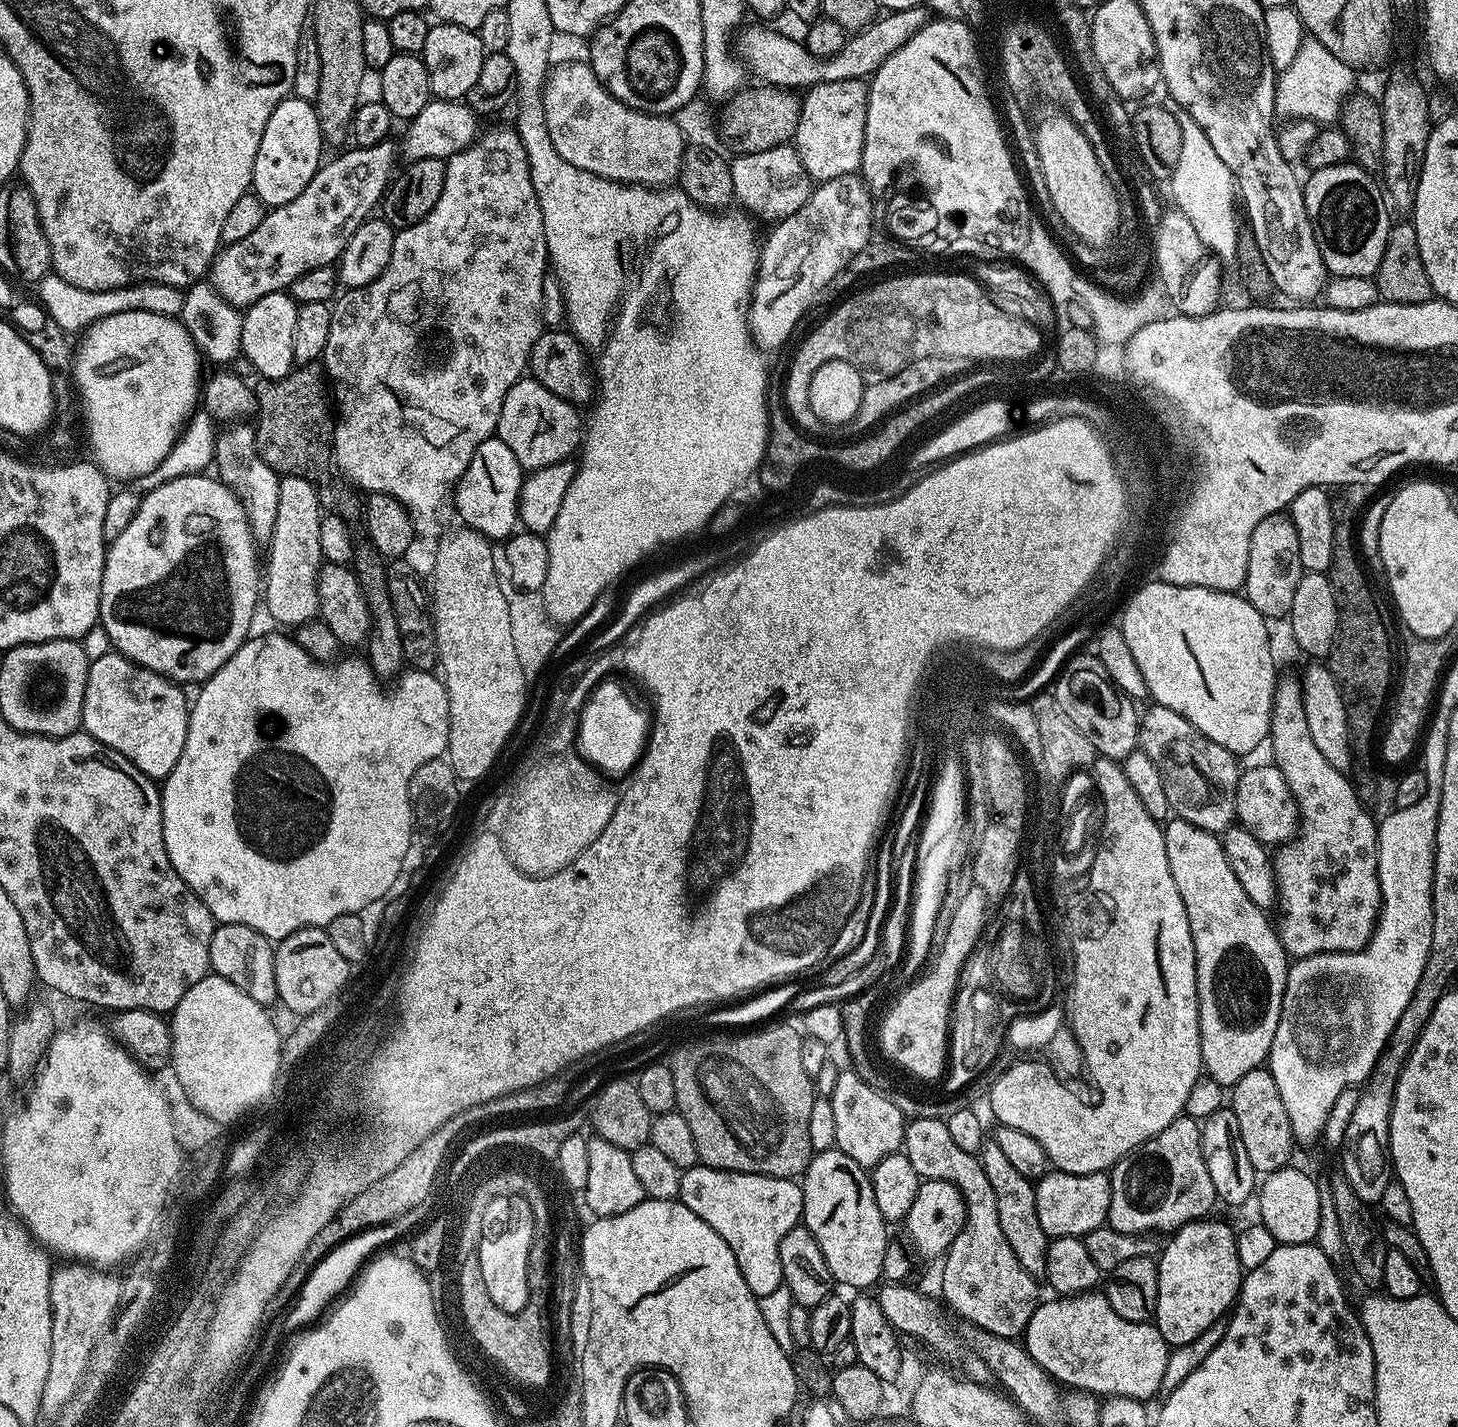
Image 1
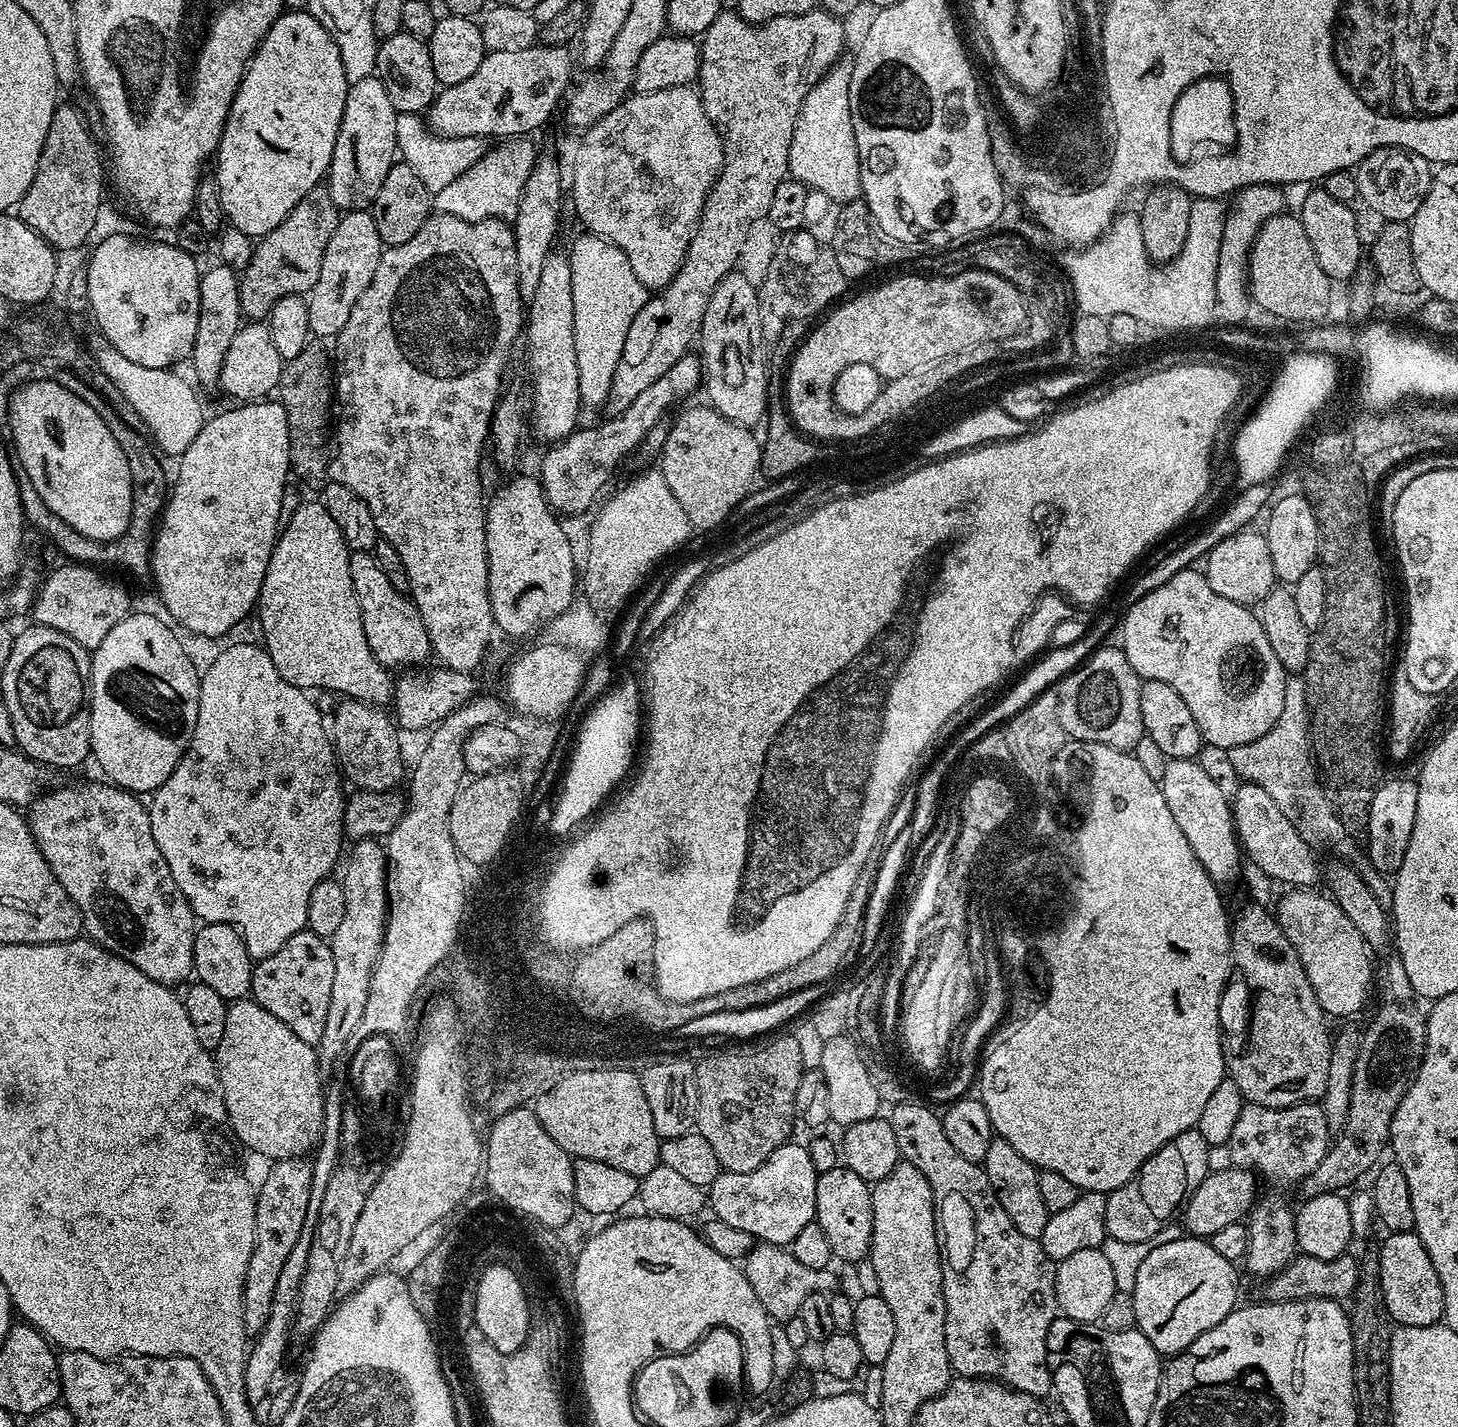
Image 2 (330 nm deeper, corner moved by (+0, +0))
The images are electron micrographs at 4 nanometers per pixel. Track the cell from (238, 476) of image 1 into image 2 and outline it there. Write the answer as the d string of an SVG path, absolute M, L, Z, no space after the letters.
M217 263L203 273L200 278L200 317L198 318L198 334L194 334L194 346L190 357L190 365L200 379L199 387L215 389L220 383L222 362L226 362L226 350L230 350L230 342L234 334L238 334L242 323L240 311L240 276L225 264Z

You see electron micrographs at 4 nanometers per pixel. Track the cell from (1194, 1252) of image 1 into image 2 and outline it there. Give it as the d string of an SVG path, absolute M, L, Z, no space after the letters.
M1184 1234L1181 1240L1168 1240L1165 1244L1154 1245L1141 1258L1136 1268L1136 1281L1130 1287L1136 1328L1161 1357L1171 1358L1178 1352L1184 1352L1199 1336L1206 1334L1206 1330L1218 1326L1218 1322L1222 1322L1222 1318L1226 1318L1237 1307L1236 1268L1237 1265L1222 1258L1222 1254L1218 1254L1218 1250L1214 1250L1207 1239L1191 1234Z

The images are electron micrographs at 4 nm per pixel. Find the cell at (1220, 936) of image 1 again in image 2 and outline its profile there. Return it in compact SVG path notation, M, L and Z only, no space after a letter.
M1195 759L1169 760L1166 774L1162 774L1158 783L1166 798L1166 806L1170 806L1170 814L1174 814L1174 822L1178 822L1186 842L1190 842L1190 850L1194 850L1194 858L1198 858L1216 885L1225 886L1240 876L1242 863L1242 849L1232 822L1230 796L1202 765L1196 763L1200 762Z

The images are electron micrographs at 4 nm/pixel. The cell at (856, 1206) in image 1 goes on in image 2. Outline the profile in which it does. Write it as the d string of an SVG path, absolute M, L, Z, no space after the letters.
M838 1166L819 1173L816 1178L815 1223L826 1230L833 1257L857 1262L869 1255L872 1246L872 1193L869 1181L858 1178L854 1170Z

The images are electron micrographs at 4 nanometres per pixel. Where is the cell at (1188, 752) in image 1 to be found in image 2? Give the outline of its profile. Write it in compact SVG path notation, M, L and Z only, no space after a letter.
M1241 783L1236 796L1231 797L1232 822L1236 826L1236 839L1243 855L1268 875L1277 885L1315 889L1322 880L1322 864L1316 861L1317 849L1302 842L1289 819L1278 810L1277 804L1256 784Z

